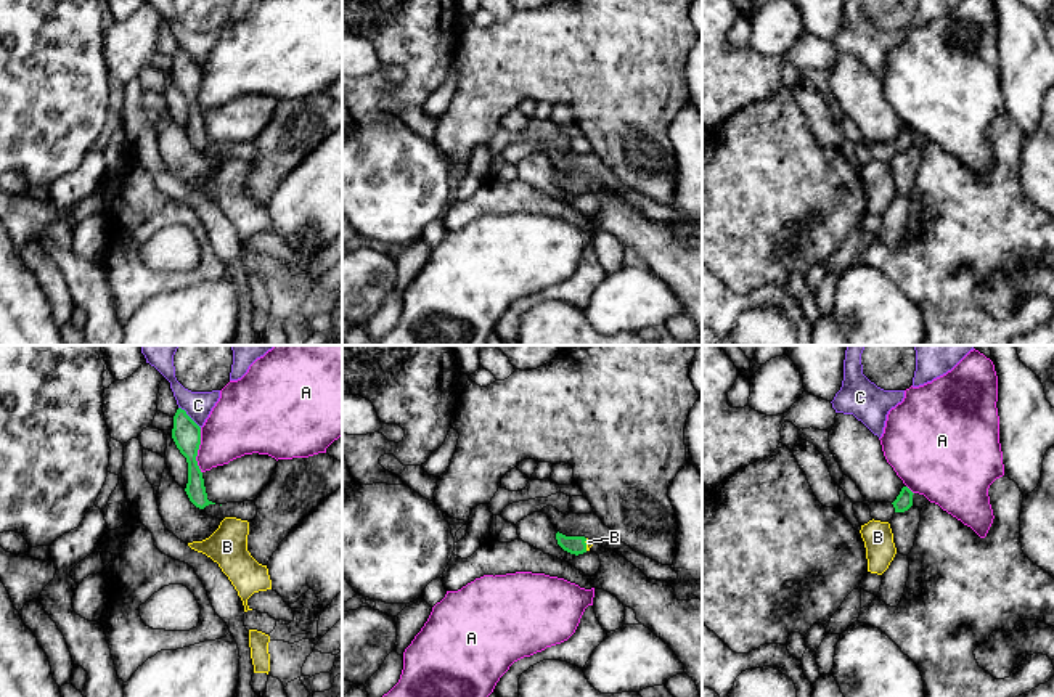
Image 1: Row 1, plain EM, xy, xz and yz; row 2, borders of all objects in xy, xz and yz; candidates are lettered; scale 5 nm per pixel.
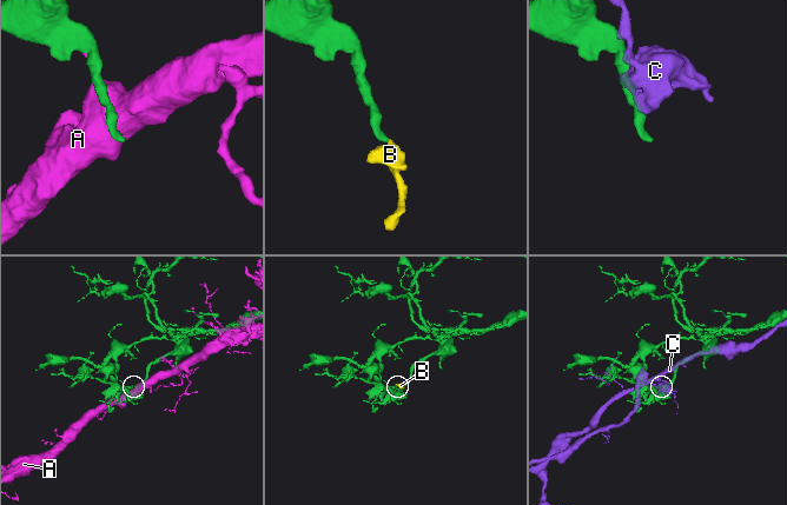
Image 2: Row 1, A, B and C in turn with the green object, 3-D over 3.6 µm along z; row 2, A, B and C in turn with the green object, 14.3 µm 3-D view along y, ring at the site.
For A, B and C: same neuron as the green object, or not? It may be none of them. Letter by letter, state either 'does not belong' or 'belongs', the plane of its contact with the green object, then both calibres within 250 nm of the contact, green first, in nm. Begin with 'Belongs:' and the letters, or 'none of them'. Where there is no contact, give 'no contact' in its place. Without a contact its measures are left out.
Belongs: B
A: does not belong; contact in xy; calibres 140 and 320 nm
B: belongs; contact in xz; calibres 100 and 30 nm
C: does not belong; contact in xy; calibres 140 and 140 nm

